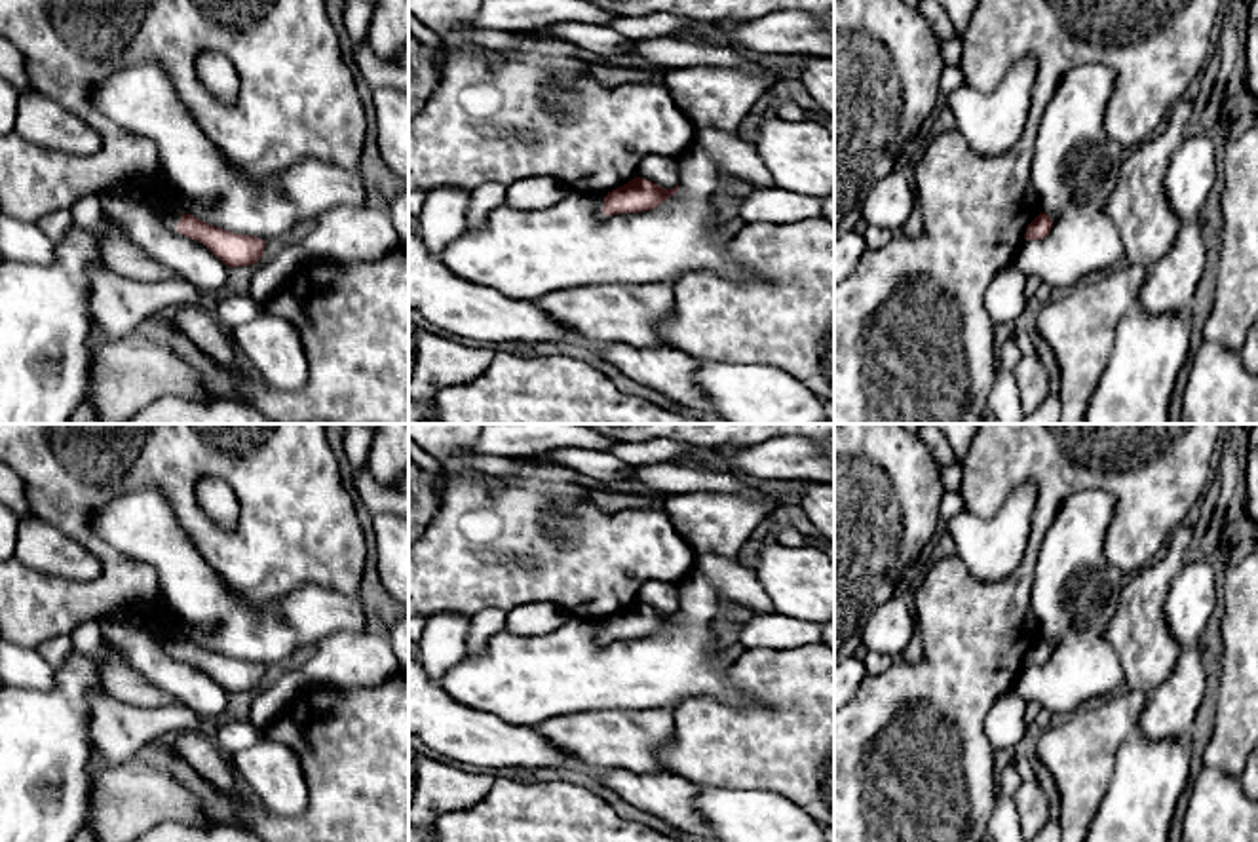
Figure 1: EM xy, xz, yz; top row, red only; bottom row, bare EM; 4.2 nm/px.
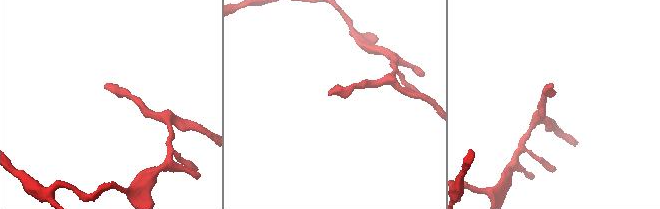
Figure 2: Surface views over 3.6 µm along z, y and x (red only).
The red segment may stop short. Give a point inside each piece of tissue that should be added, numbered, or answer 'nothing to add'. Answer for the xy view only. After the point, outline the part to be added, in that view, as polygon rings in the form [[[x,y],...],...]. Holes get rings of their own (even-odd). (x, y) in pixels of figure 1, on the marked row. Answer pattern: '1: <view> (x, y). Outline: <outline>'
1: xy (170, 210). Outline: [[[150,194],[148,198],[150,209],[169,226],[177,228],[181,217],[184,215],[182,203],[177,198],[162,198]]]

